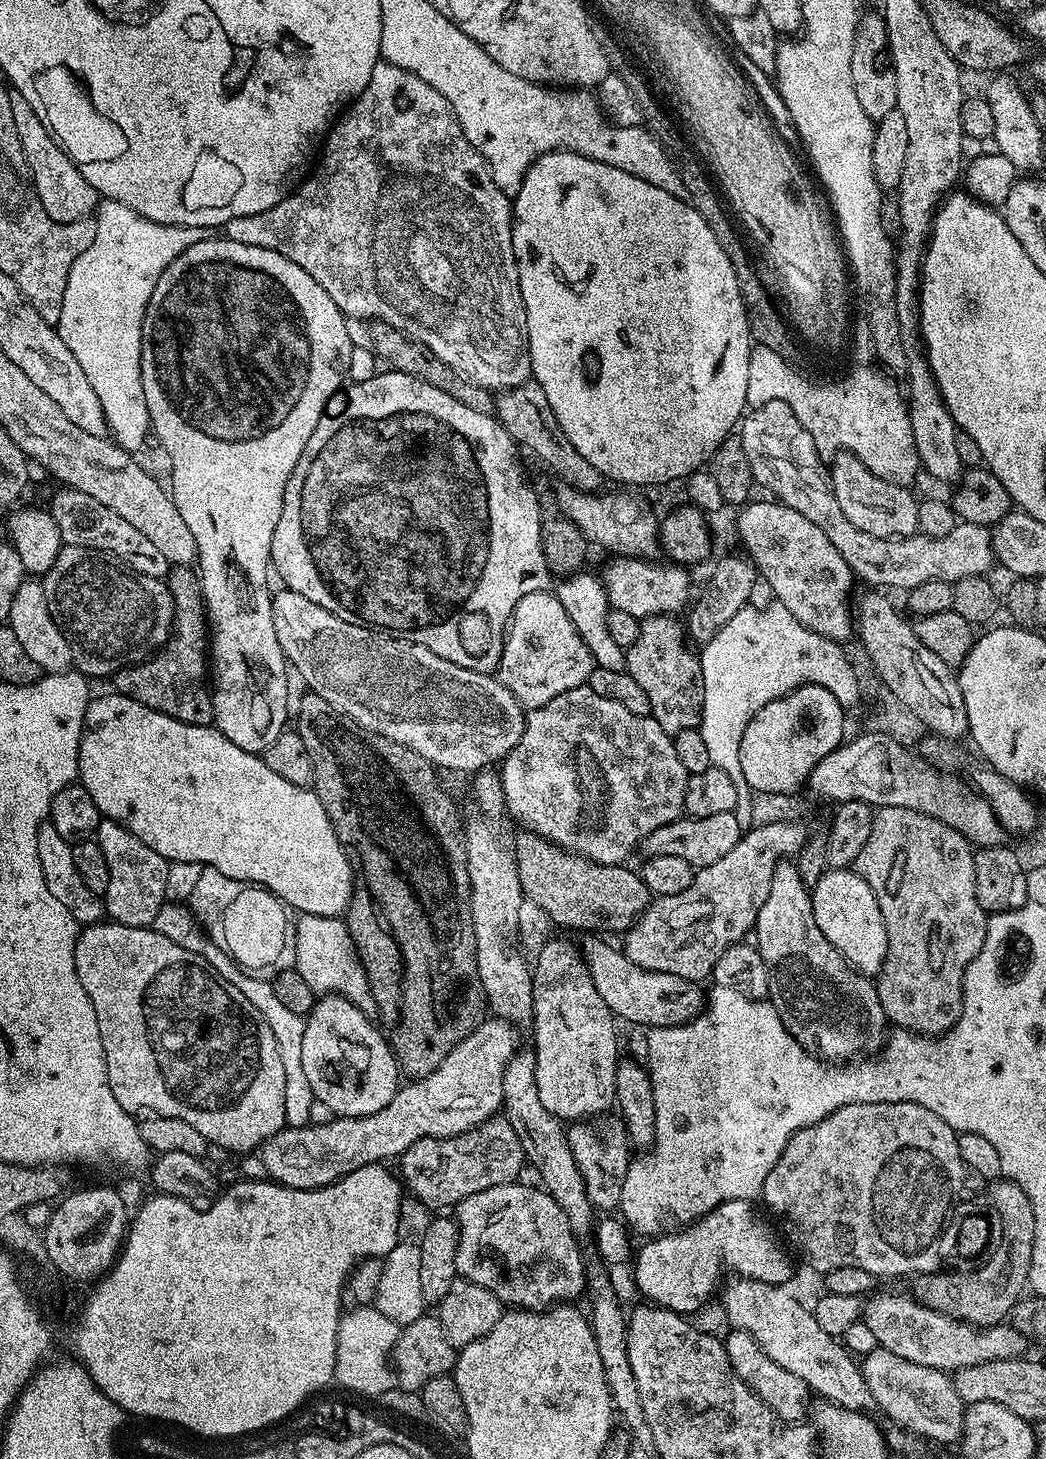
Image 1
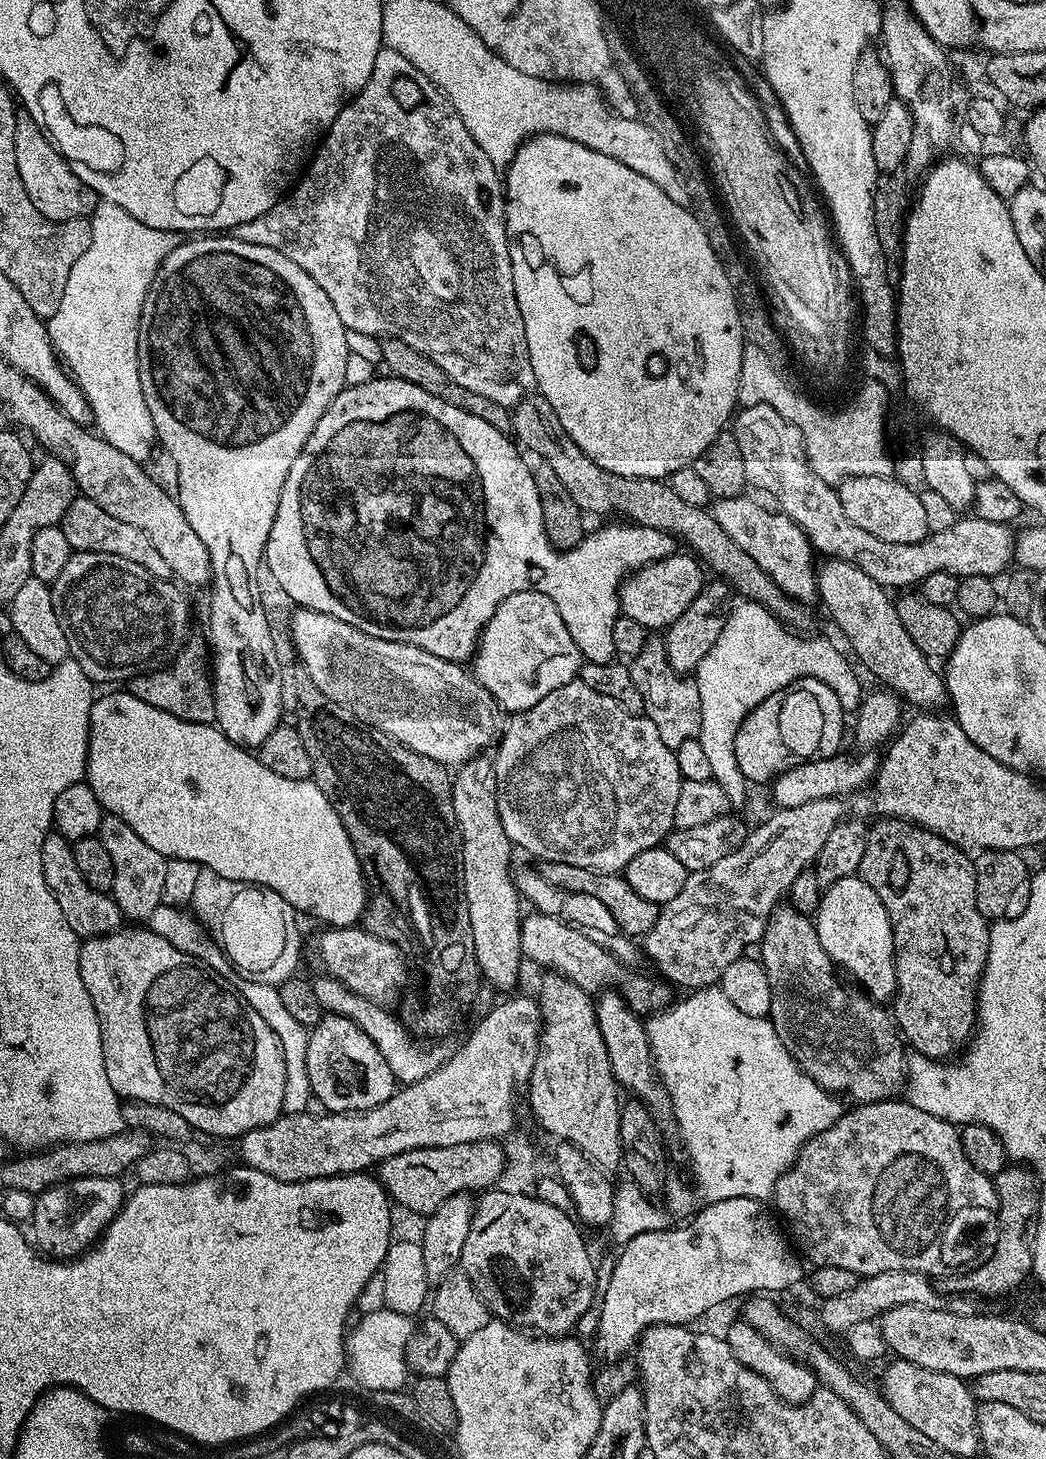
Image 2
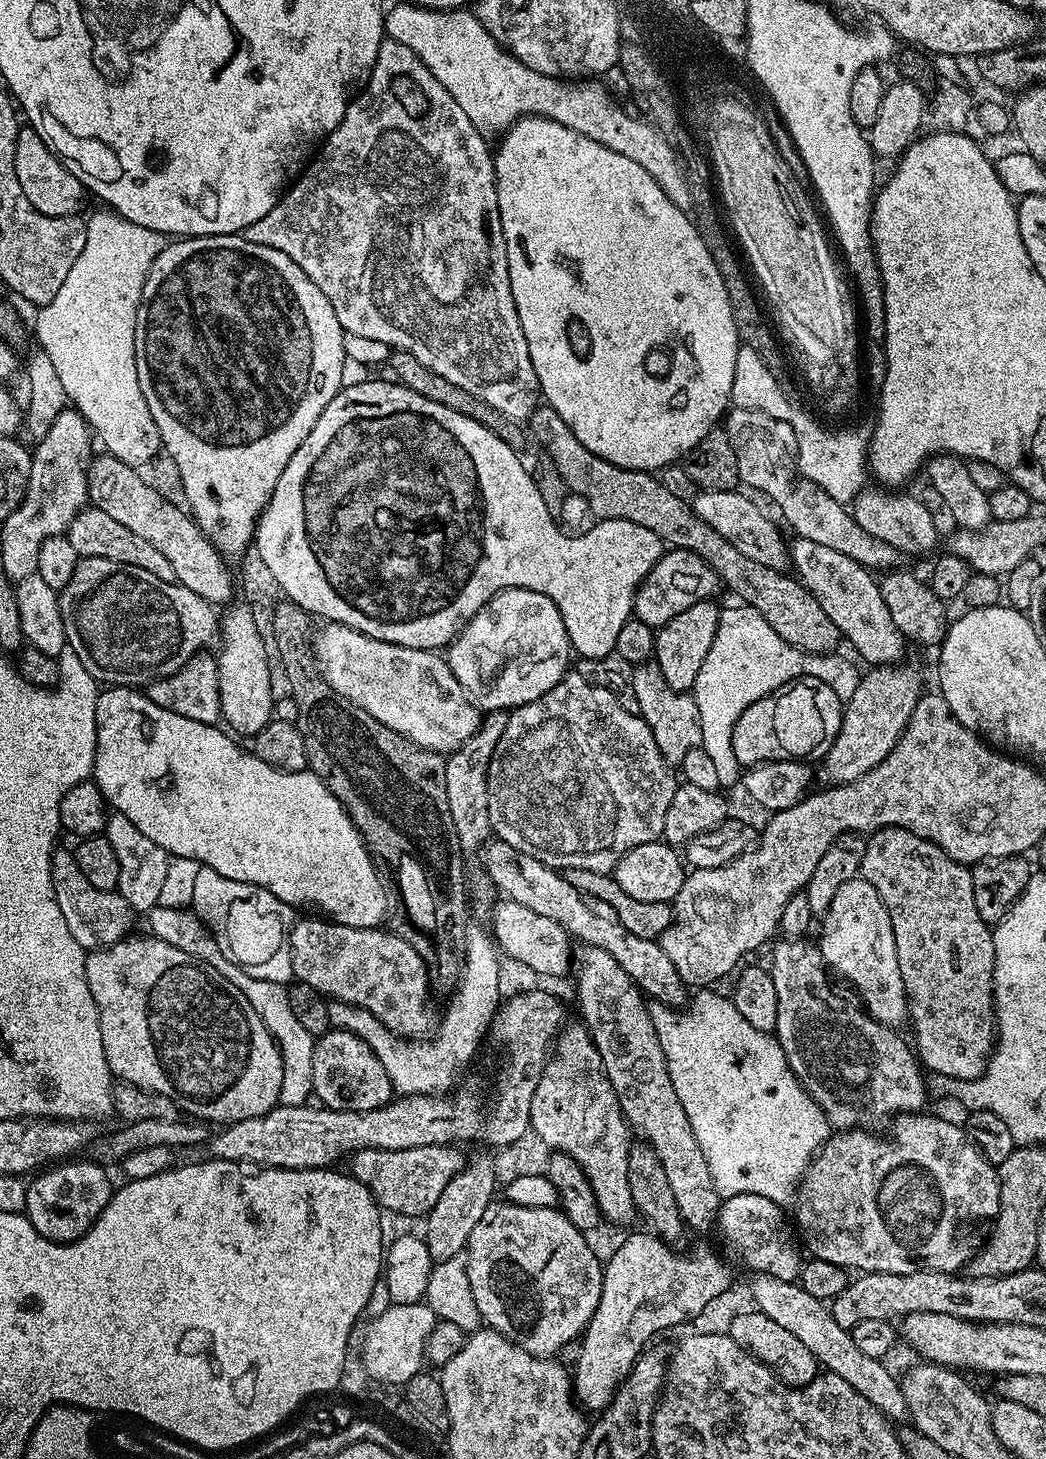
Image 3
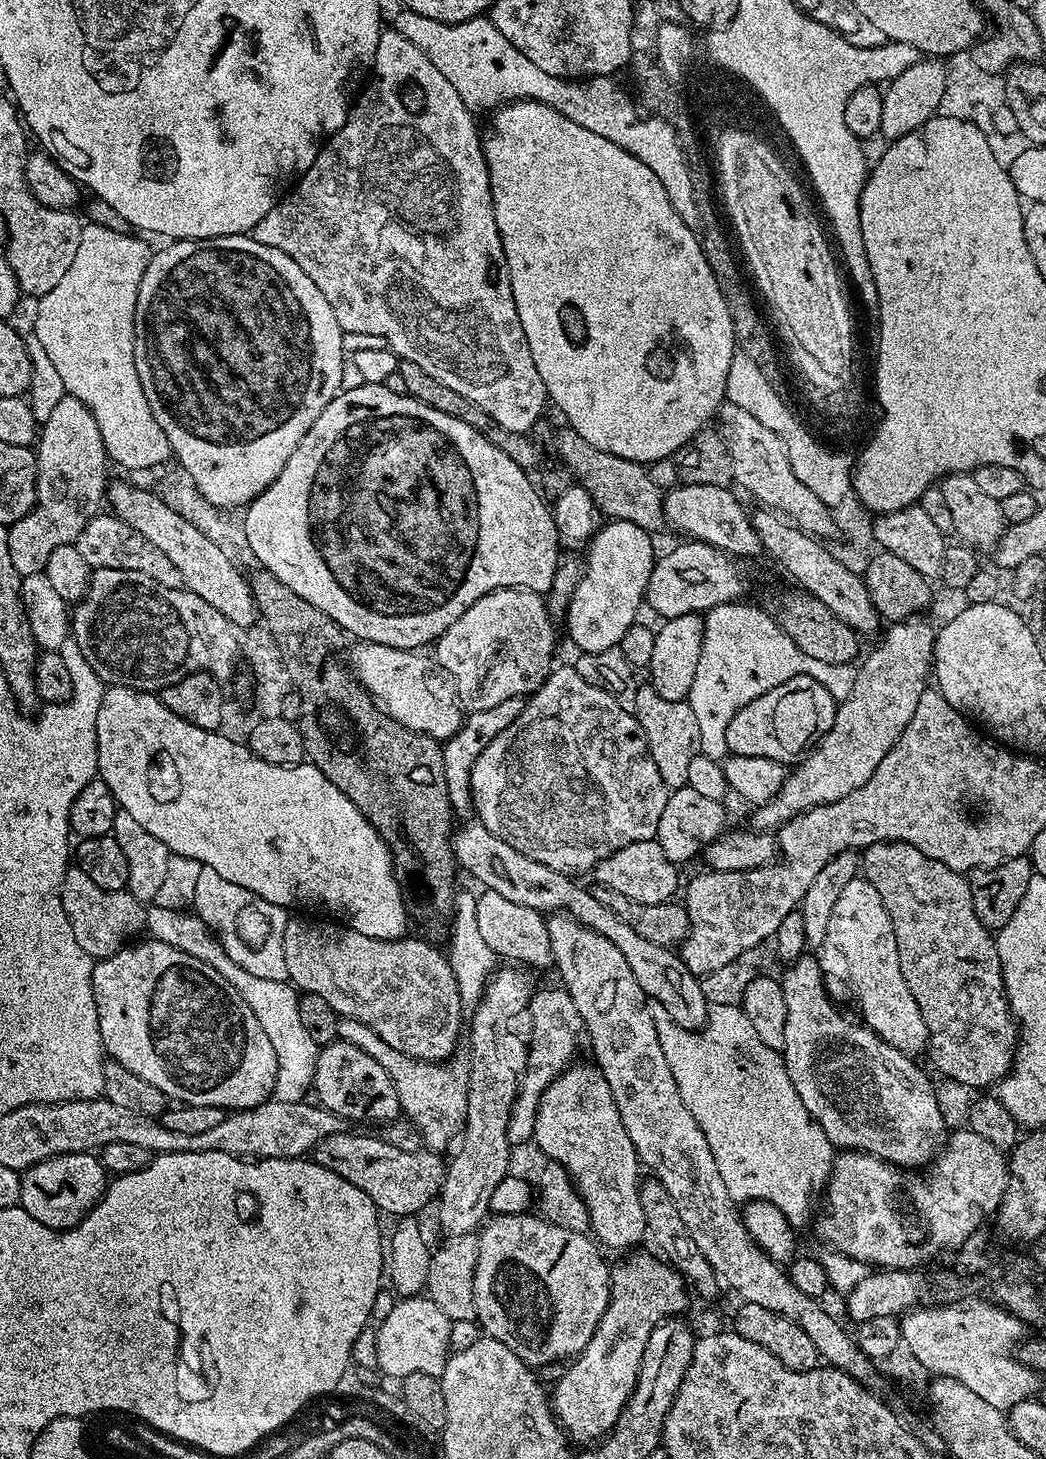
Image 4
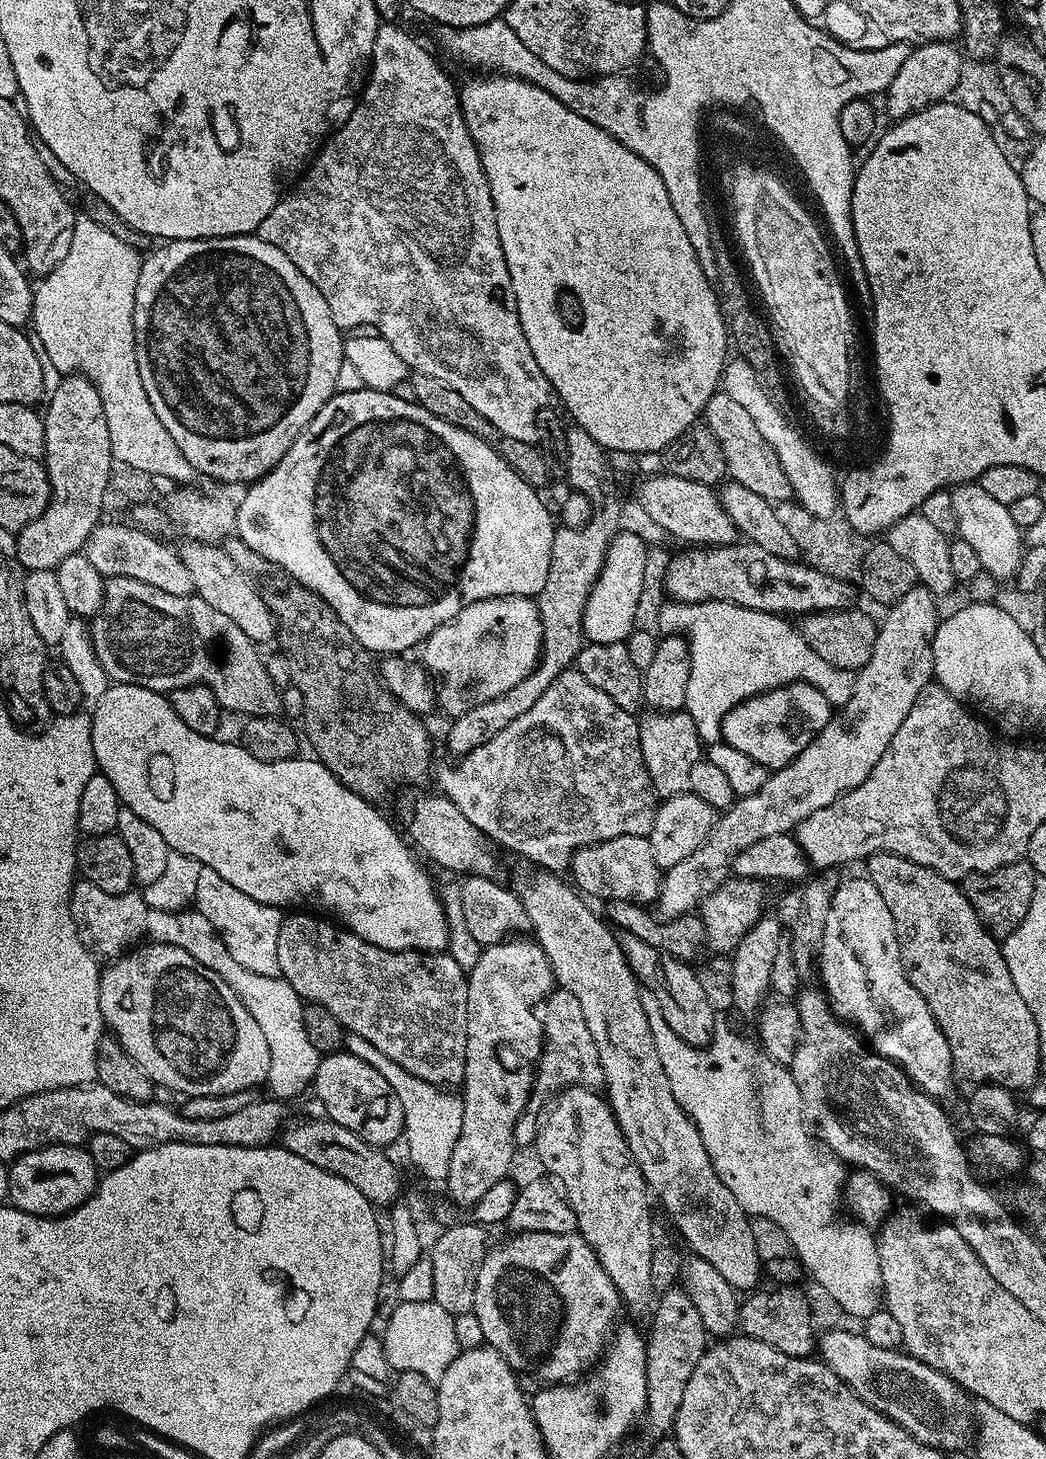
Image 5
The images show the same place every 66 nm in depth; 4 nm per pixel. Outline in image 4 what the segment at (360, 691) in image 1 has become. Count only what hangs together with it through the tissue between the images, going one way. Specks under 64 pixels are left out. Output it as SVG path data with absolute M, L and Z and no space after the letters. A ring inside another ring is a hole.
M369 640L353 643L346 664L356 681L369 692L386 715L402 726L438 741L448 740L460 729L462 709L450 674L431 655L411 648L395 648Z

